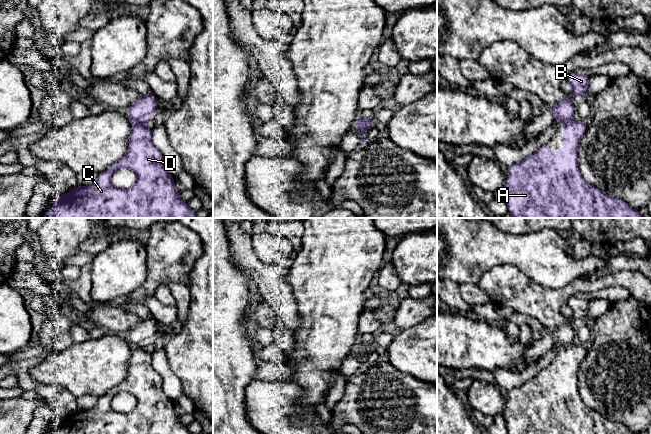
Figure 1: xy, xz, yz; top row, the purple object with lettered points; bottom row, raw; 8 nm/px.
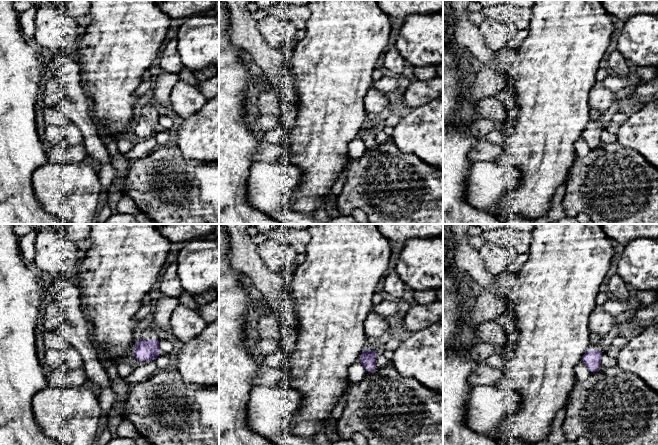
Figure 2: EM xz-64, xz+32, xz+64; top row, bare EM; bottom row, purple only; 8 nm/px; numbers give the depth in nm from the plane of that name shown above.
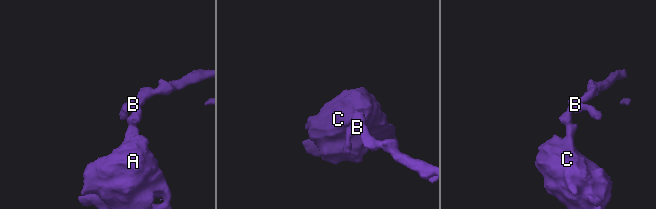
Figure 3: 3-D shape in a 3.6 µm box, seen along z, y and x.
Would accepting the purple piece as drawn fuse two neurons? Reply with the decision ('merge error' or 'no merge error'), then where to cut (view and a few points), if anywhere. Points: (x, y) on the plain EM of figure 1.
merge error; cut in xz along (368, 342), (362, 350), (357, 352)

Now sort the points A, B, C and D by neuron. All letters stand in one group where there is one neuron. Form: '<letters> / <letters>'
A C D / B

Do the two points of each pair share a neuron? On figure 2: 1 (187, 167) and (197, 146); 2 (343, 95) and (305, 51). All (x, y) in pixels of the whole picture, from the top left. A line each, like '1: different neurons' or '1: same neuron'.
1: different neurons
2: same neuron

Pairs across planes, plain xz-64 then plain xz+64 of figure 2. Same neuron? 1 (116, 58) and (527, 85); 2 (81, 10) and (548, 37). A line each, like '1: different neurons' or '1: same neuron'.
1: same neuron
2: different neurons

